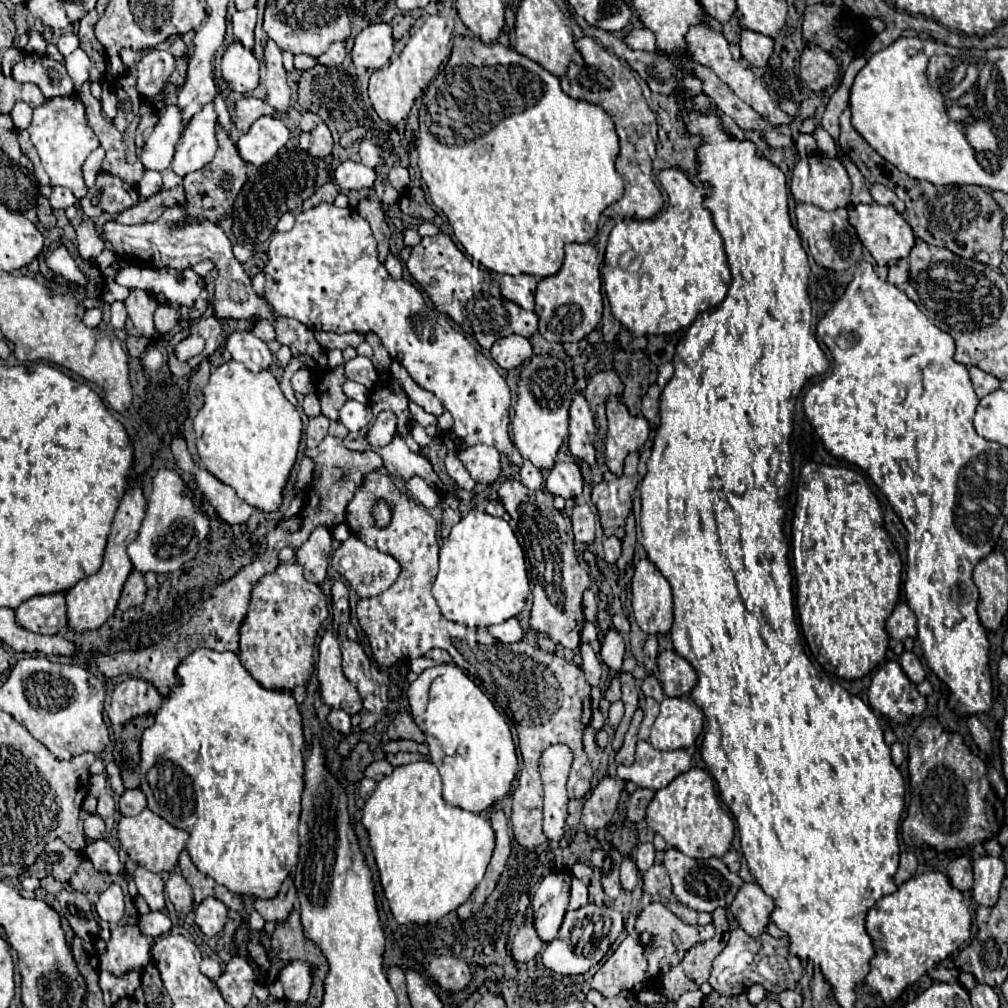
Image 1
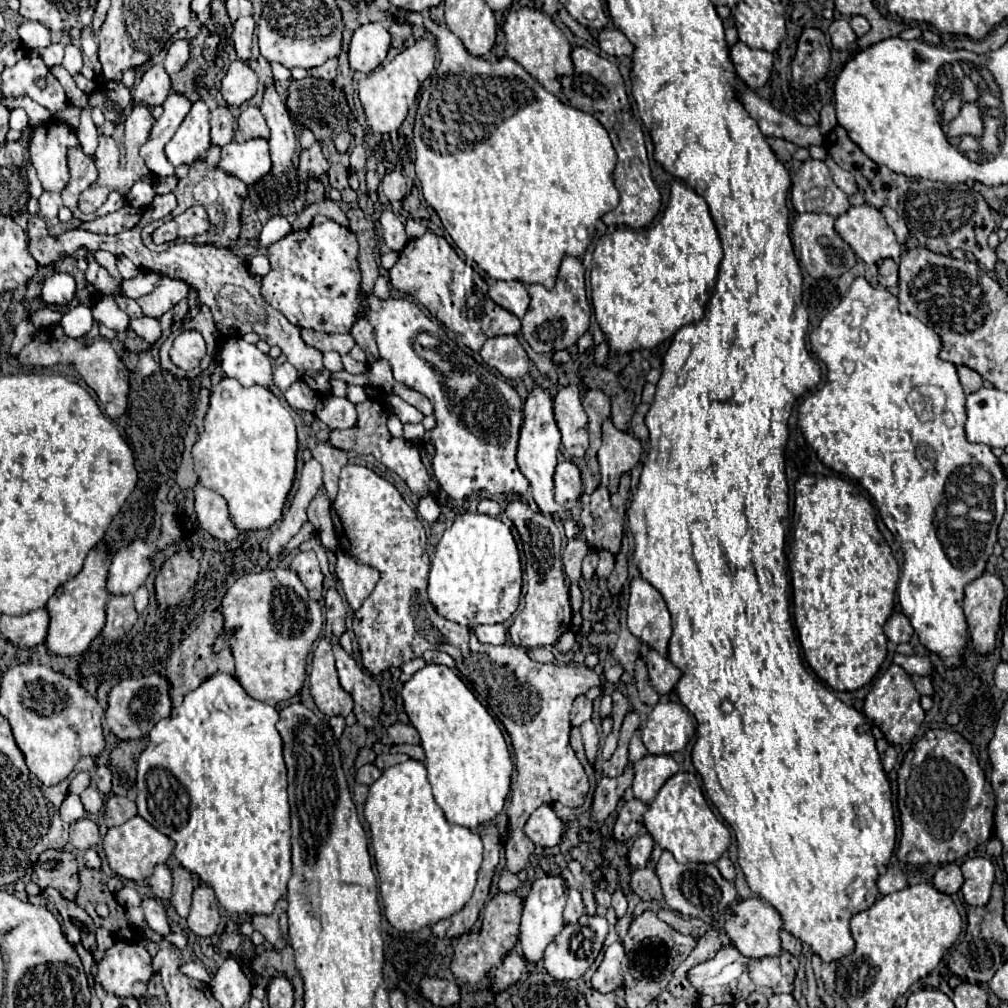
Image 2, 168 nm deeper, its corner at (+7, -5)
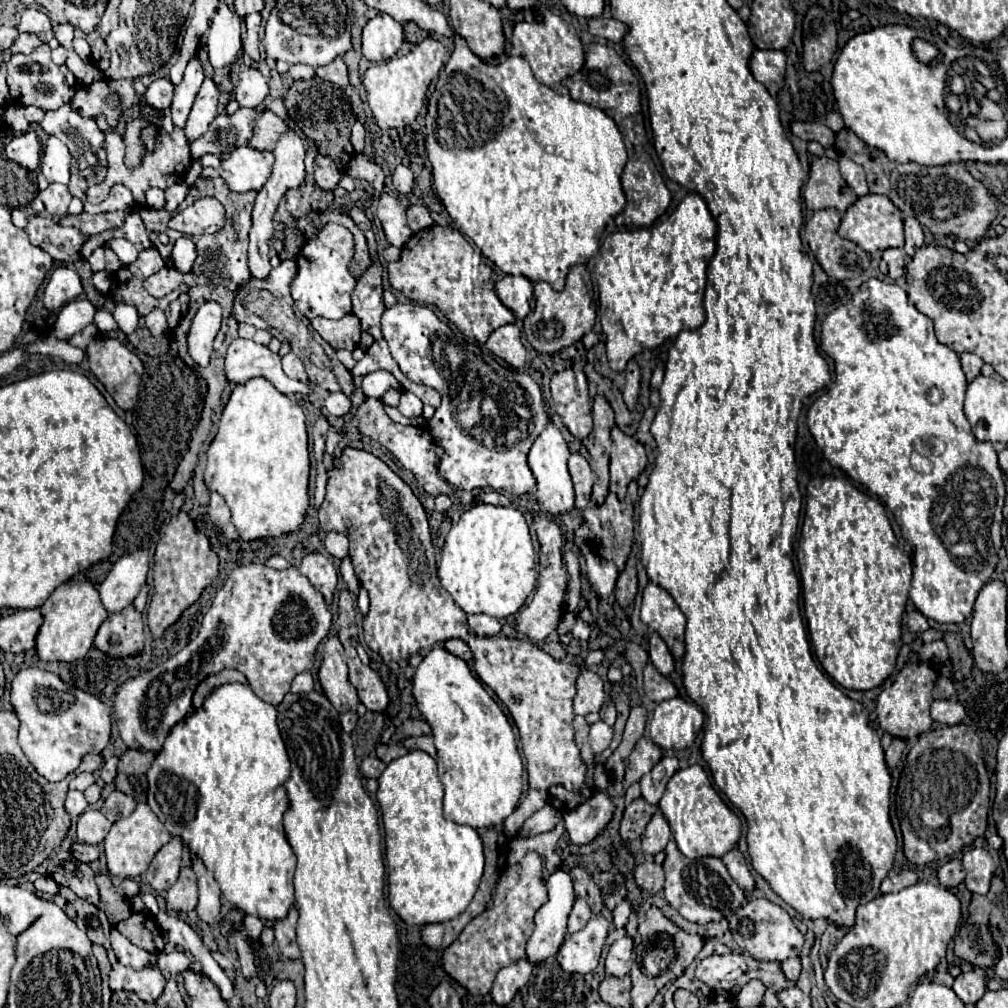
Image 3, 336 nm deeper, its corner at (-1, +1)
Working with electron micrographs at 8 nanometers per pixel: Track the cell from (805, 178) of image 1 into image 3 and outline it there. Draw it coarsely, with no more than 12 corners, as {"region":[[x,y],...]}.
{"region":[[829,157],[811,161],[807,209],[845,213],[857,195]]}

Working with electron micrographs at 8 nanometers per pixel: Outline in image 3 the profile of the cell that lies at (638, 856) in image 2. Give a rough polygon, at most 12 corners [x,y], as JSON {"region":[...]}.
{"region":[[661,811],[651,817],[641,839],[643,853],[657,855],[671,839]]}

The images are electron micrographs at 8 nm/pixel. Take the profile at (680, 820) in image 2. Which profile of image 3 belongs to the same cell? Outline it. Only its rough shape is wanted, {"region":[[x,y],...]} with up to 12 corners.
{"region":[[699,765],[679,769],[659,809],[689,859],[723,857],[739,817]]}

